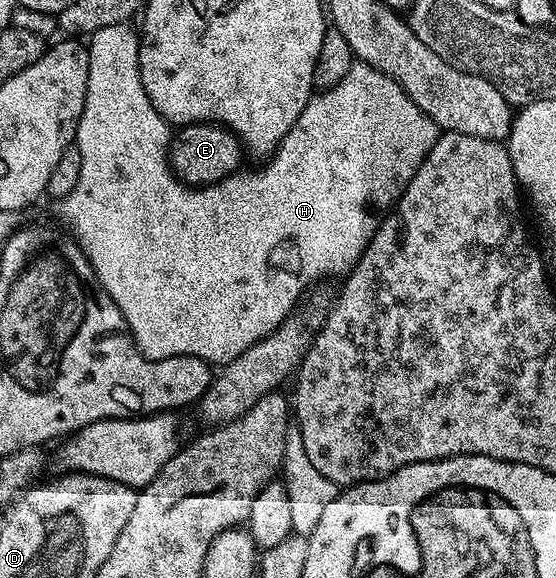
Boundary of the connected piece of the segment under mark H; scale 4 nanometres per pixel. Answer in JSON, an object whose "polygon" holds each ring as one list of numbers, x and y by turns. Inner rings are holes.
{"polygon":[[93,46,88,47,90,58,90,70,87,76,86,102,83,104,82,116,78,122,75,145,79,148,79,160,83,160,83,164,79,167,79,184,75,184,75,189,72,190,71,196,67,196,60,203,61,214,65,217,65,222,68,233,77,239,77,243,81,245,81,250,87,256,87,260,91,264,91,268,95,272,97,282,107,292,107,296,111,296,111,300,115,300,115,304,119,308,119,312,123,312,123,320,127,320,129,331,133,333,133,343,137,345,141,355,144,358,154,358,155,360,163,360,171,356,195,356,202,358,203,361,210,364,224,364,235,360,235,356,239,356,243,352,247,352,247,348,251,348,257,342,261,342,264,338,269,338,271,332,275,332,285,323,286,318,296,311,299,303,302,301,301,293,304,292,305,286,309,286,312,282,317,282,320,278,325,278,328,274,344,275,359,259,365,250,365,245,373,238,374,232,381,224,383,215,396,203,401,197,401,192,415,176,415,172,419,168,419,164,427,156,427,152,437,142,439,137,439,127,431,121,426,114,420,110,415,104,415,100,411,100,407,96,407,92,403,92,403,88,395,79,388,78,383,72,379,72,375,68,371,68,365,62,354,61,353,67,347,72,347,76,343,76,343,80,339,80,339,84,335,84,330,90,323,90,314,93,313,97,303,108,303,112,299,116,299,120,295,120,295,124,291,124,291,132,287,132,287,136,283,136,283,140,277,143,277,149,273,151,269,162,262,170,242,169,236,174,229,175,222,182,212,182,210,186,187,186,180,181,176,174,173,173,173,167,169,164,169,143,171,141,171,126,166,122,164,116,155,108,155,104,151,104,151,100,147,96,147,92,143,88,143,80,139,72,139,56,137,55,137,46]]}

